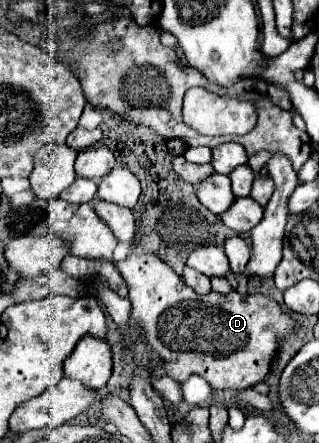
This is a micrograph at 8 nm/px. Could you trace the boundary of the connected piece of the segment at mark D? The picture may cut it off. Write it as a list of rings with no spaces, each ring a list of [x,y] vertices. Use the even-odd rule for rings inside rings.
[[[132,252],[128,254],[126,260],[118,262],[116,268],[120,270],[130,290],[132,318],[136,318],[140,326],[144,326],[148,348],[156,350],[164,358],[166,362],[164,368],[168,370],[168,376],[174,378],[176,382],[182,382],[184,378],[192,374],[198,374],[220,390],[252,388],[254,384],[266,378],[266,374],[270,372],[272,360],[280,350],[282,340],[286,340],[298,324],[284,310],[264,310],[264,294],[242,296],[236,290],[230,290],[228,294],[220,294],[214,290],[210,290],[208,294],[198,294],[196,290],[186,286],[184,280],[168,264],[164,264],[156,254]]]

